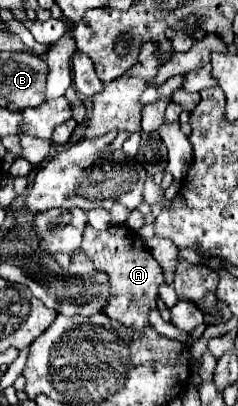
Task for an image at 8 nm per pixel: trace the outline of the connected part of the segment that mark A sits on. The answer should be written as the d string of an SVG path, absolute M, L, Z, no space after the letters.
M87 225L81 249L89 255L89 259L95 263L97 269L109 273L109 281L113 287L103 313L127 327L143 329L147 325L149 311L155 309L157 287L163 283L163 271L139 233L123 225L111 226L104 231L96 231L91 225Z

